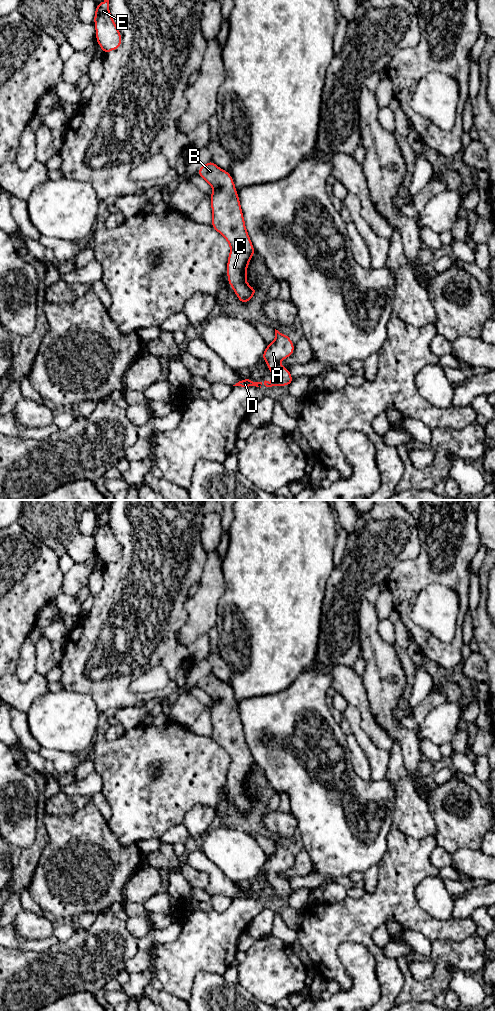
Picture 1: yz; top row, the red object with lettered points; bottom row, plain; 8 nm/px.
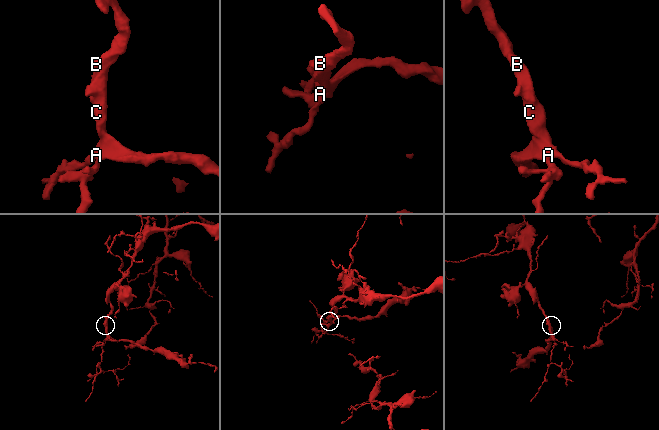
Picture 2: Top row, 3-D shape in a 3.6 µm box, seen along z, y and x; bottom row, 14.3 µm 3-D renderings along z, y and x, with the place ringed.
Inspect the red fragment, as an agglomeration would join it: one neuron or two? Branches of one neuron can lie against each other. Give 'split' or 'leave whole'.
leave whole

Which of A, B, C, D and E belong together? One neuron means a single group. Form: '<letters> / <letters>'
A B C D E

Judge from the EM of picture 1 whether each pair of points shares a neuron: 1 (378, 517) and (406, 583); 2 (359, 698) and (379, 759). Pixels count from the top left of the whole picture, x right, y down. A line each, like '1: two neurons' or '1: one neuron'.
1: two neurons
2: two neurons

